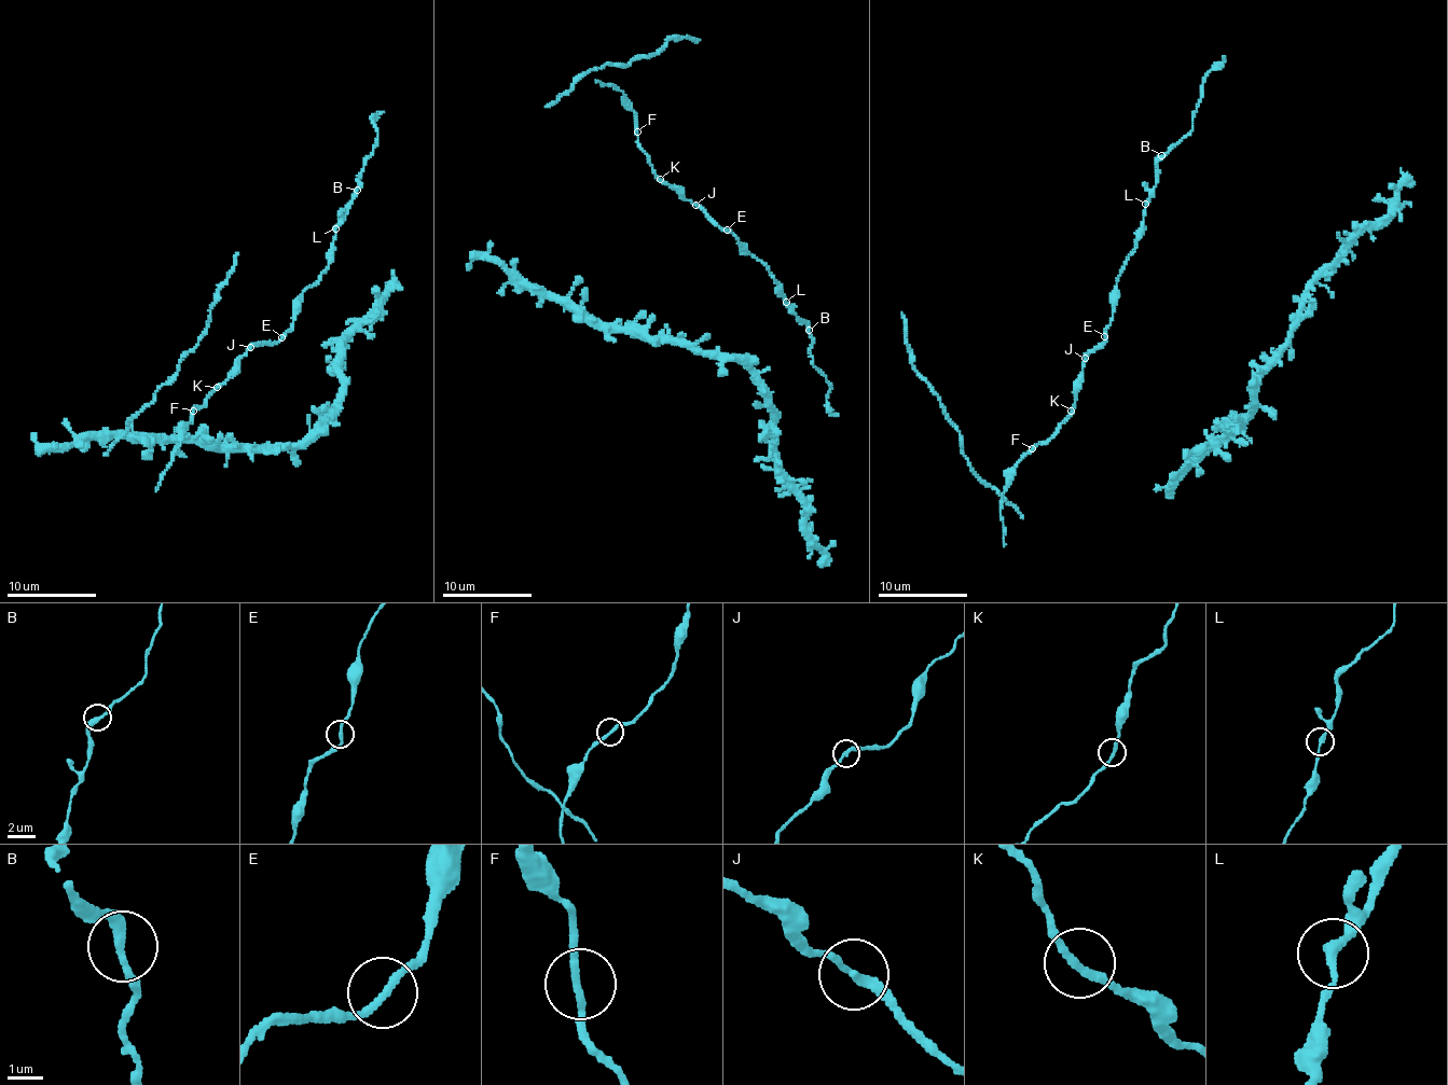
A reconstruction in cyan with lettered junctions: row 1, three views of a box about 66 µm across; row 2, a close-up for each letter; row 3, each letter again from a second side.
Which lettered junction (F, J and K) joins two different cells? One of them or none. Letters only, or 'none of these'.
none of these

